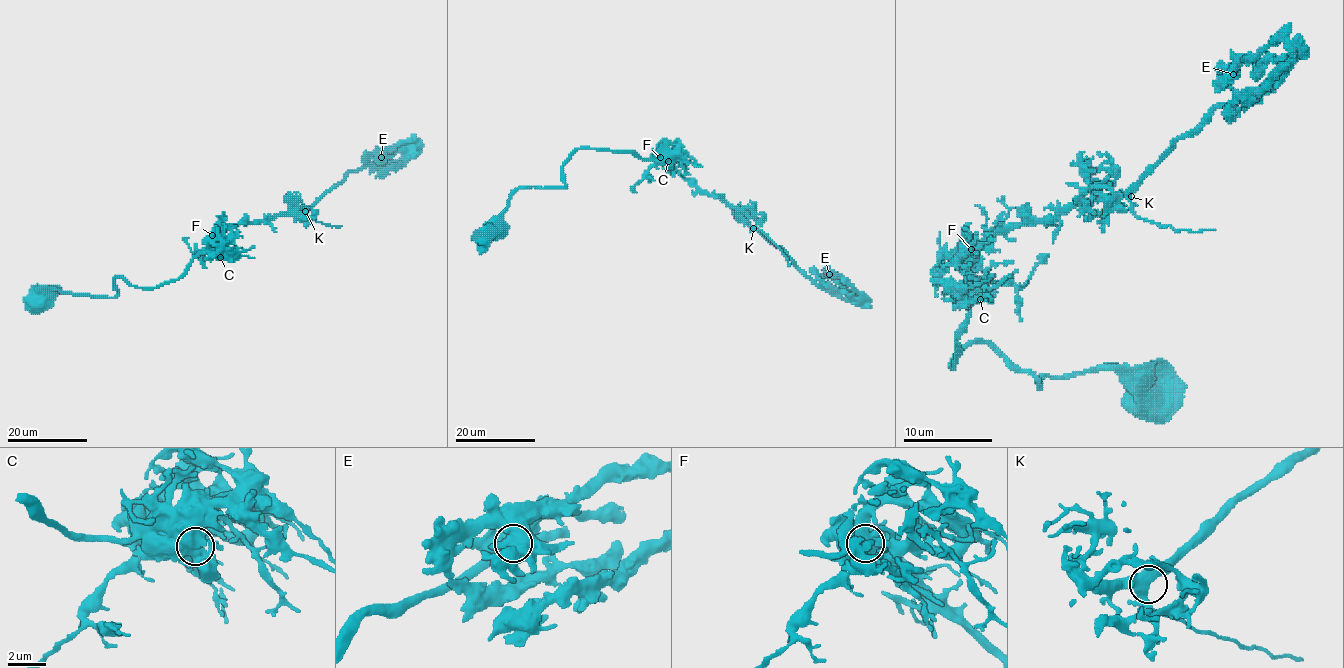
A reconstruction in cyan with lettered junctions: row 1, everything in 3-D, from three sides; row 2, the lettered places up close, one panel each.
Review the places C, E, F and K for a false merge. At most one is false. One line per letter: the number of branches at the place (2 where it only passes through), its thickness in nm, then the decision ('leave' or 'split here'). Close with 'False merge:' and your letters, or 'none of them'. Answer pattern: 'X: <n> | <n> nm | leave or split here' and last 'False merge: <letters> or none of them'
C: 3 | 600 nm | leave
E: 3 | 600 nm | leave
F: 3 | 650 nm | split here
K: 3 | 440 nm | leave
False merge: F

